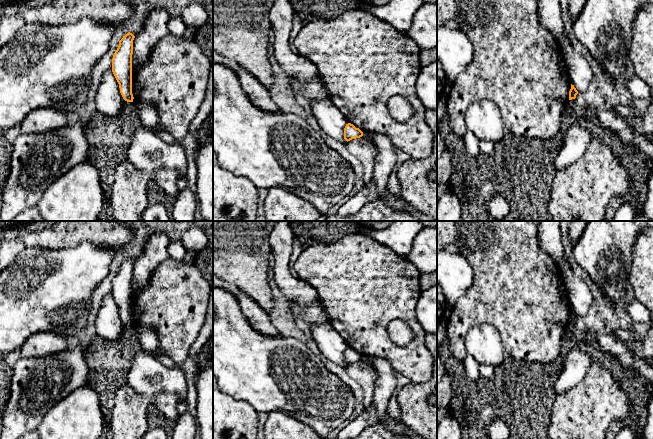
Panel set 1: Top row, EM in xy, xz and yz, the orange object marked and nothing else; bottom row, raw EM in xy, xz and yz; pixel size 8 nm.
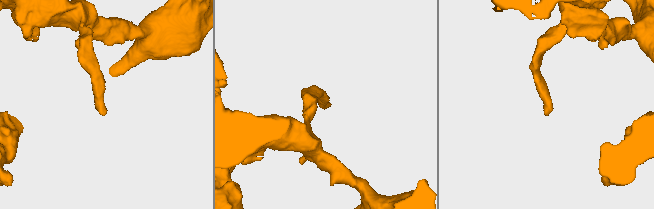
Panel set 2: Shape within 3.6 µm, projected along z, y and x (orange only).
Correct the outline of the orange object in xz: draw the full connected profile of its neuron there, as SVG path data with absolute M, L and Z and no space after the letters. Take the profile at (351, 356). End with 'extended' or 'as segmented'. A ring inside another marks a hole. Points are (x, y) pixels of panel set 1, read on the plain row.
M348 347L344 352L344 363L348 366L352 363L360 362L363 360L363 356L356 352L353 348Z | as segmented

